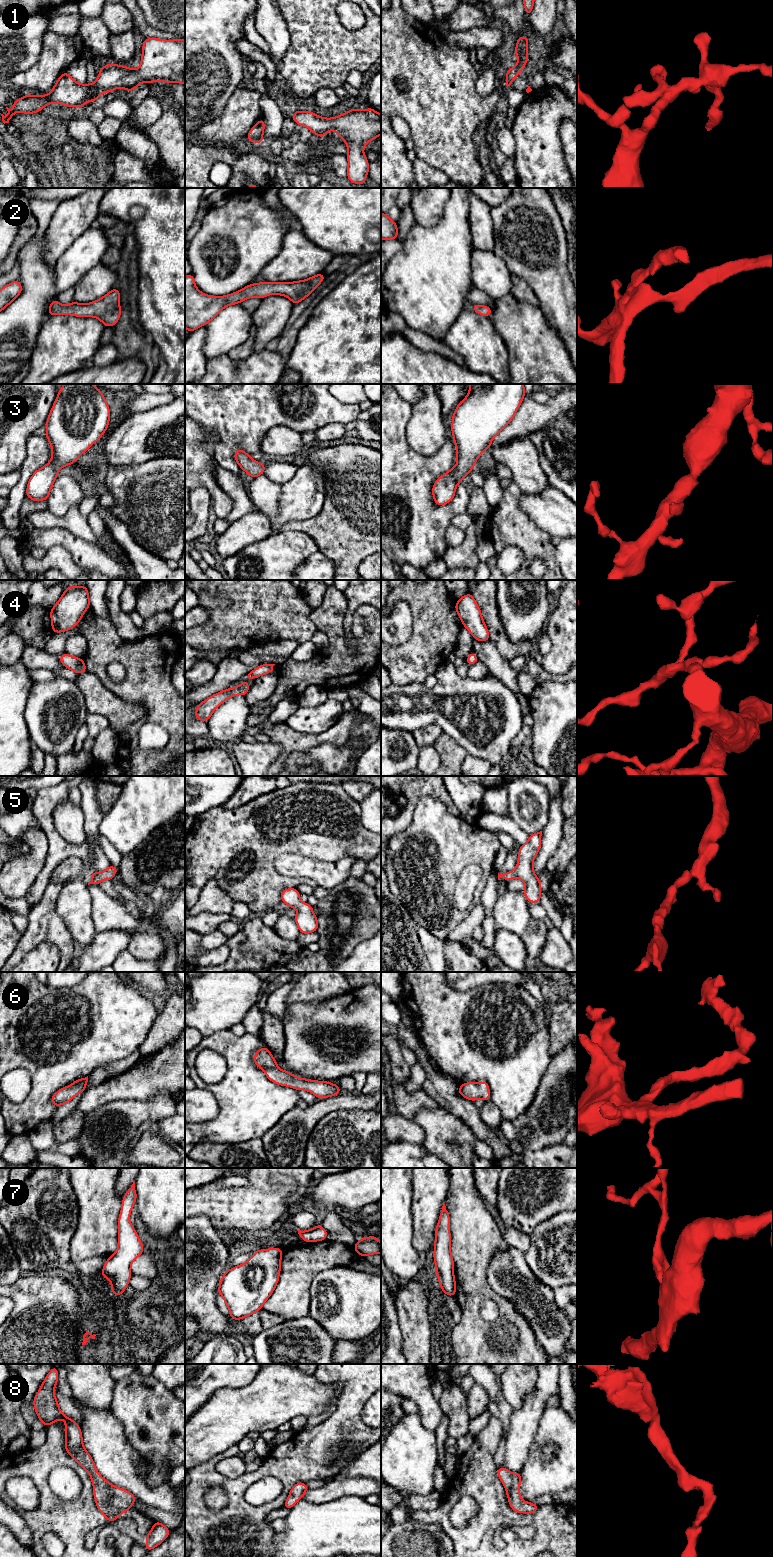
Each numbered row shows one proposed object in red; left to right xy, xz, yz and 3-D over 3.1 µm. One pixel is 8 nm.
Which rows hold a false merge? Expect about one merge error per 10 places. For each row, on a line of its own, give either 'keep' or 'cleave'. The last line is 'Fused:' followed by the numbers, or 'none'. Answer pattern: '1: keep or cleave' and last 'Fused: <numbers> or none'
1: keep
2: keep
3: keep
4: keep
5: keep
6: keep
7: keep
8: keep
Fused: none

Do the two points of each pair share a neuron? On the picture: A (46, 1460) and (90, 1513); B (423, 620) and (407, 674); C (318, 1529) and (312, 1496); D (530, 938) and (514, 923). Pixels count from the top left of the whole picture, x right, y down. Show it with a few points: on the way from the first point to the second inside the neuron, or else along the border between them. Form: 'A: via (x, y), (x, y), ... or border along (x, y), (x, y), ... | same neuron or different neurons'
A: via (43, 1479), (45, 1493), (65, 1513), (71, 1513) | same neuron
B: via (423, 633), (423, 653), (415, 661) | same neuron
C: border along (302, 1498), (312, 1502), (336, 1499) | different neurons
D: border along (531, 917), (525, 931), (520, 935) | different neurons

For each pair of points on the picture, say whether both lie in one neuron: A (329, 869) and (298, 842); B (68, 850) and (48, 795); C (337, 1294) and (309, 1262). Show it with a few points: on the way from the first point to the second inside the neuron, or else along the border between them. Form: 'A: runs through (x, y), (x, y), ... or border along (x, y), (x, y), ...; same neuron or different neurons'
A: border along (294, 853), (324, 861), (336, 861), (341, 858); different neurons
B: runs through (54, 837), (47, 826), (47, 809); same neuron
C: border along (341, 1265), (321, 1270), (312, 1280), (310, 1295); different neurons

